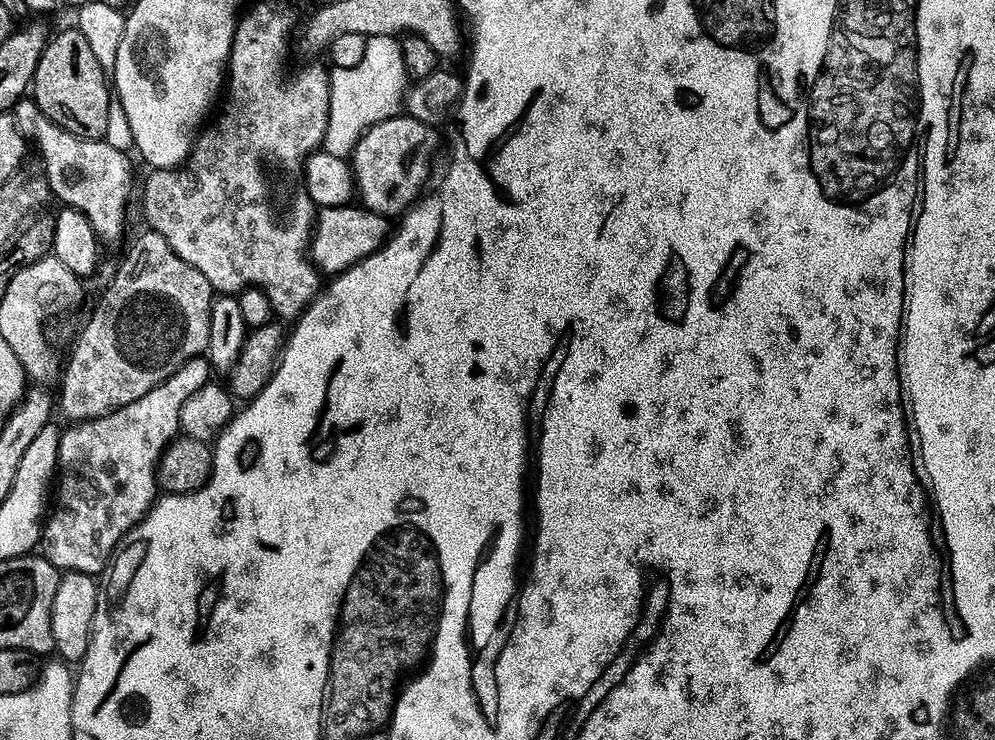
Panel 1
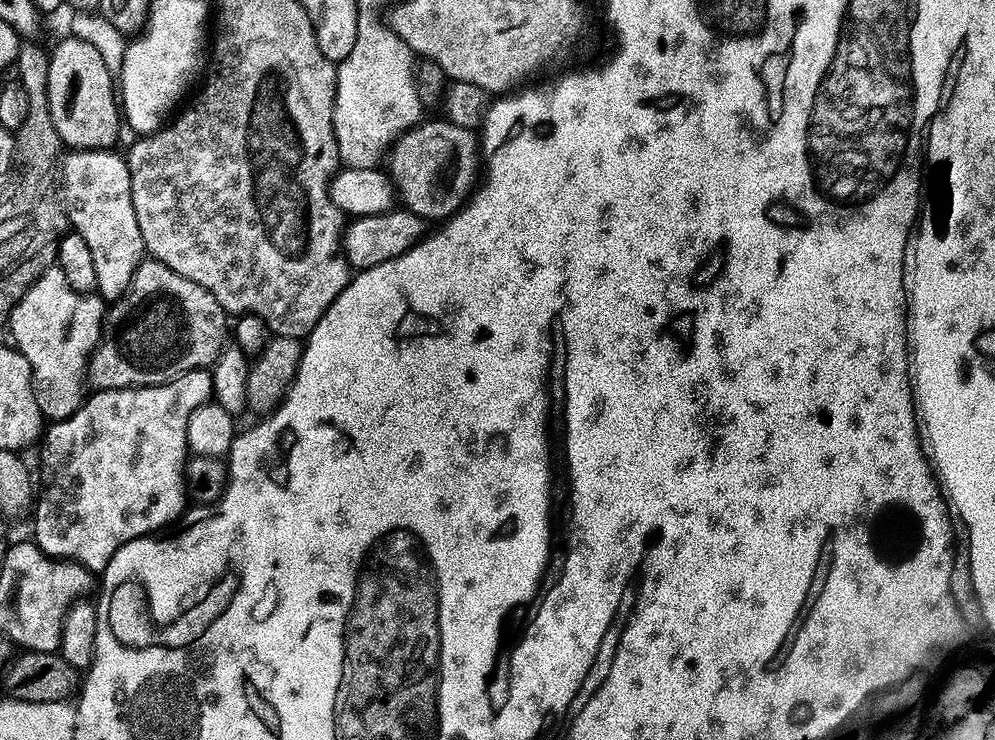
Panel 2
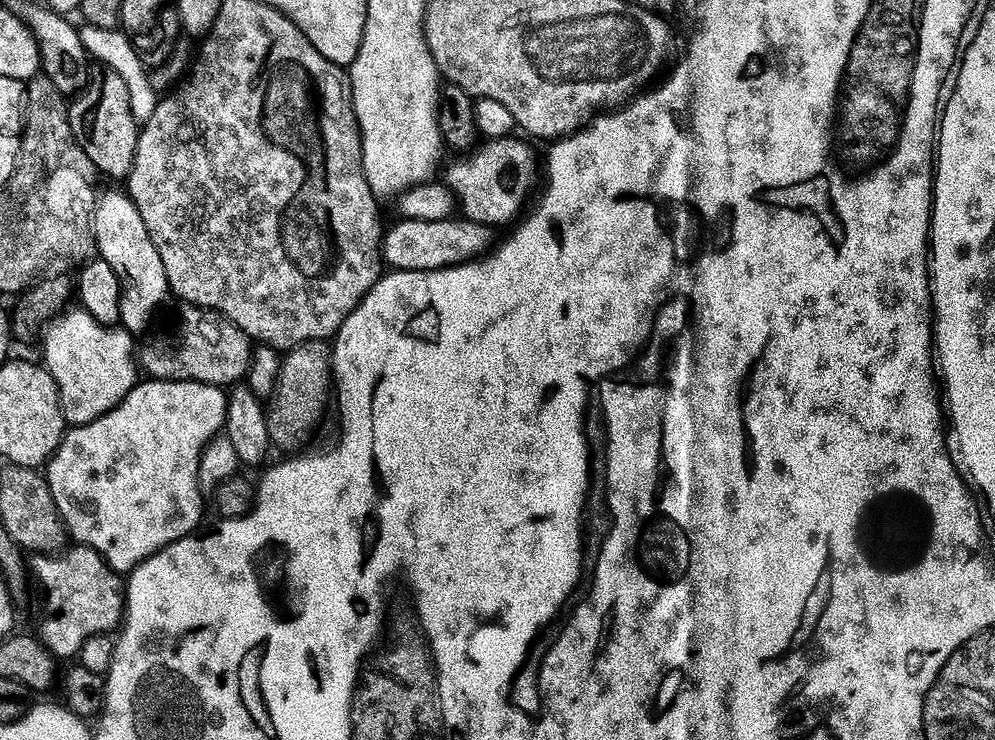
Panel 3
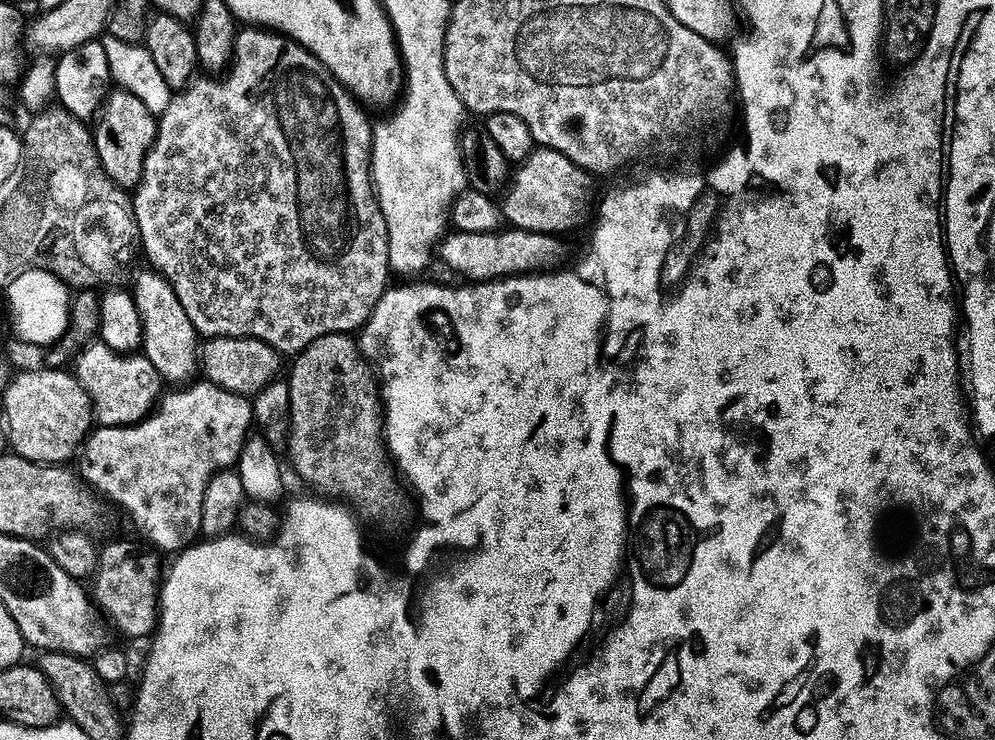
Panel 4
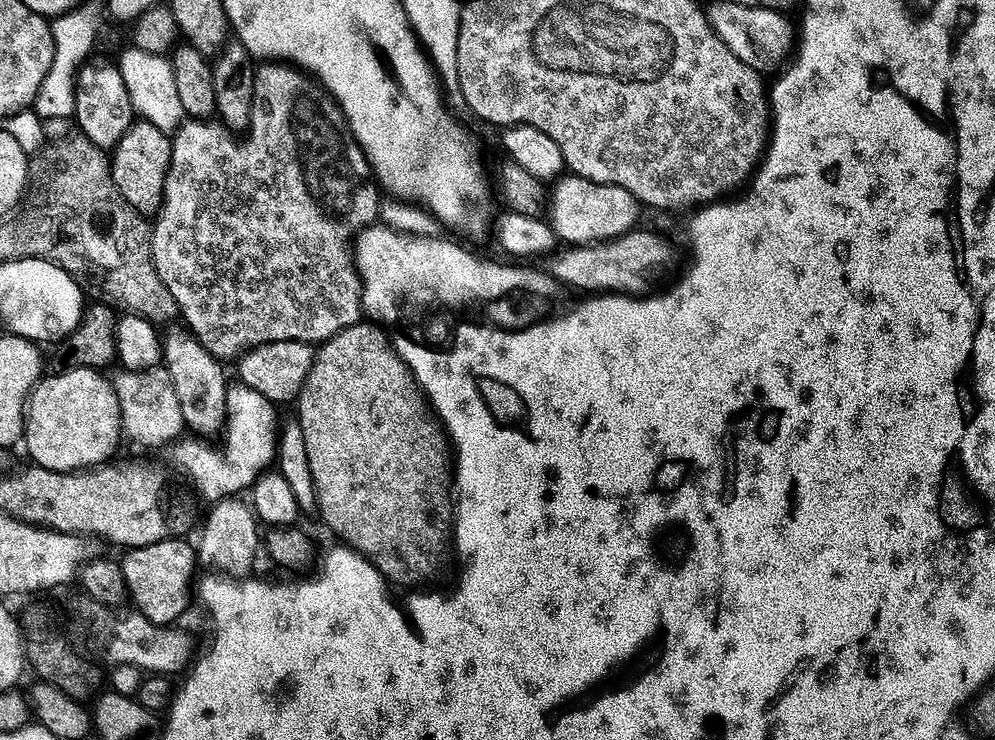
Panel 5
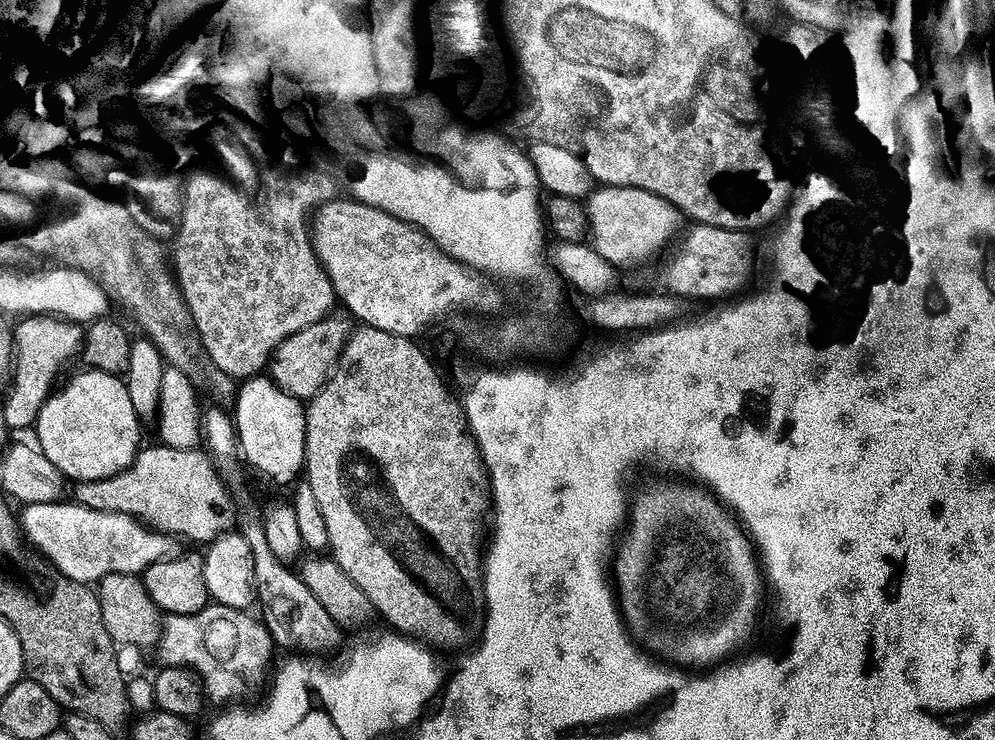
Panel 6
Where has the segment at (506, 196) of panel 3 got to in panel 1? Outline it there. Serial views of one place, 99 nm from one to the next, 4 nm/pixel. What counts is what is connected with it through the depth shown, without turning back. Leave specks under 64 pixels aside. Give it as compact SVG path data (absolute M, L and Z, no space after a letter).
M407 114L391 116L366 129L350 157L354 192L358 200L360 196L359 203L379 216L389 218L407 212L421 195L420 187L428 180L428 167L436 148L436 131L433 125L423 124Z

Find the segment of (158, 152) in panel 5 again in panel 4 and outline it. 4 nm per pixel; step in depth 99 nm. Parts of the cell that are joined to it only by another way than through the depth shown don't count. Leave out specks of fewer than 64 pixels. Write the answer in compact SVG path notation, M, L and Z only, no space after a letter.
M119 86L113 87L100 108L92 128L92 141L98 150L102 170L125 190L135 189L142 178L146 154L156 137L157 117L134 94Z

